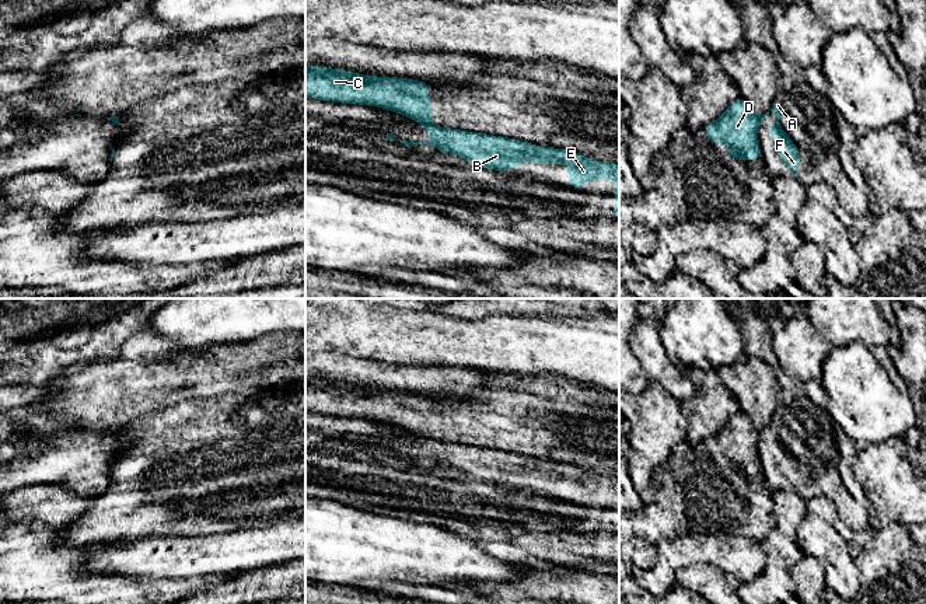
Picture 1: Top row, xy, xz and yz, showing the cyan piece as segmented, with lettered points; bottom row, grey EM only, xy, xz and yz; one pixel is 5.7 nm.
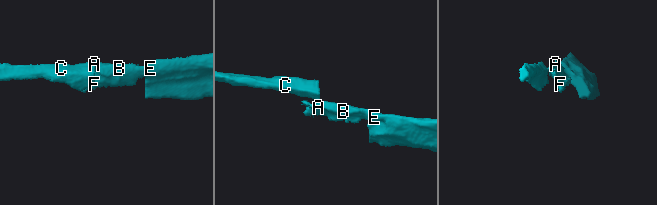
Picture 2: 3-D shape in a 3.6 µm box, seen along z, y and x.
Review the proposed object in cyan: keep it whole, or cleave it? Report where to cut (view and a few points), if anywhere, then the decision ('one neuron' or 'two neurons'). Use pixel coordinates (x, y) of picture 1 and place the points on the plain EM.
cut xz (422, 437), (430, 439); two neurons

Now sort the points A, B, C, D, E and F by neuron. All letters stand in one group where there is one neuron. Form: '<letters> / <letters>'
A B E F / C D

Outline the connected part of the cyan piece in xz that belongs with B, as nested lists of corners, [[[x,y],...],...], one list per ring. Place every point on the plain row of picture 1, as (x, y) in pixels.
[[[422,439],[422,441],[430,446],[429,455],[399,455],[406,461],[431,458],[440,465],[468,474],[471,479],[495,485],[511,485],[521,476],[567,478],[569,500],[576,503],[593,493],[611,492],[616,496],[612,507],[616,513],[614,533],[619,534],[619,479],[616,478],[595,475],[566,462],[542,461],[486,447],[433,439]]]

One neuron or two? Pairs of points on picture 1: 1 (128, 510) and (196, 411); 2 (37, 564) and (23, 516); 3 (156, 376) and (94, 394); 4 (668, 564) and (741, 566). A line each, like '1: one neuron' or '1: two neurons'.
1: one neuron
2: one neuron
3: one neuron
4: one neuron

